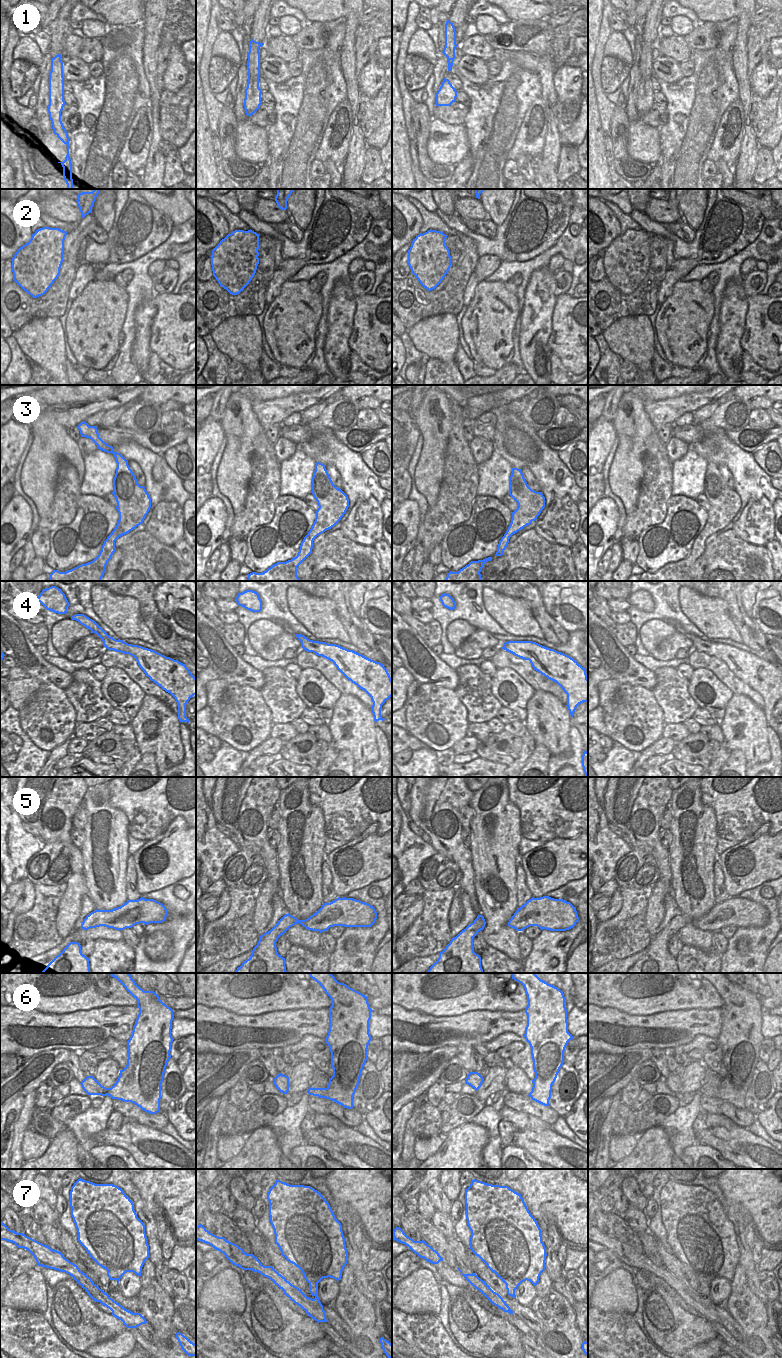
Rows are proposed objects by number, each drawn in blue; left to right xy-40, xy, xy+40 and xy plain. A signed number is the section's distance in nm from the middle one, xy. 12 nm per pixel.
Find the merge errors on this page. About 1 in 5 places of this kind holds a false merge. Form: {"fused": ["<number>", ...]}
{"fused": ["7"]}

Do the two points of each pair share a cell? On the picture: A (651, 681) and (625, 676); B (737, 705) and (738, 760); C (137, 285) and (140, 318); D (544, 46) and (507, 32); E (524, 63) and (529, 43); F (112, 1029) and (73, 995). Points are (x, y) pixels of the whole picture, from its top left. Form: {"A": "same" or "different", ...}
{"A": "same", "B": "different", "C": "different", "D": "same", "E": "different", "F": "different"}

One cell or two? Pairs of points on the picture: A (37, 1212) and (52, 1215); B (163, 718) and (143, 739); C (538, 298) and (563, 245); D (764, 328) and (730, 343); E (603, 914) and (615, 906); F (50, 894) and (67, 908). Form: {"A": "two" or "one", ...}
{"A": "one", "B": "one", "C": "two", "D": "two", "E": "one", "F": "two"}

